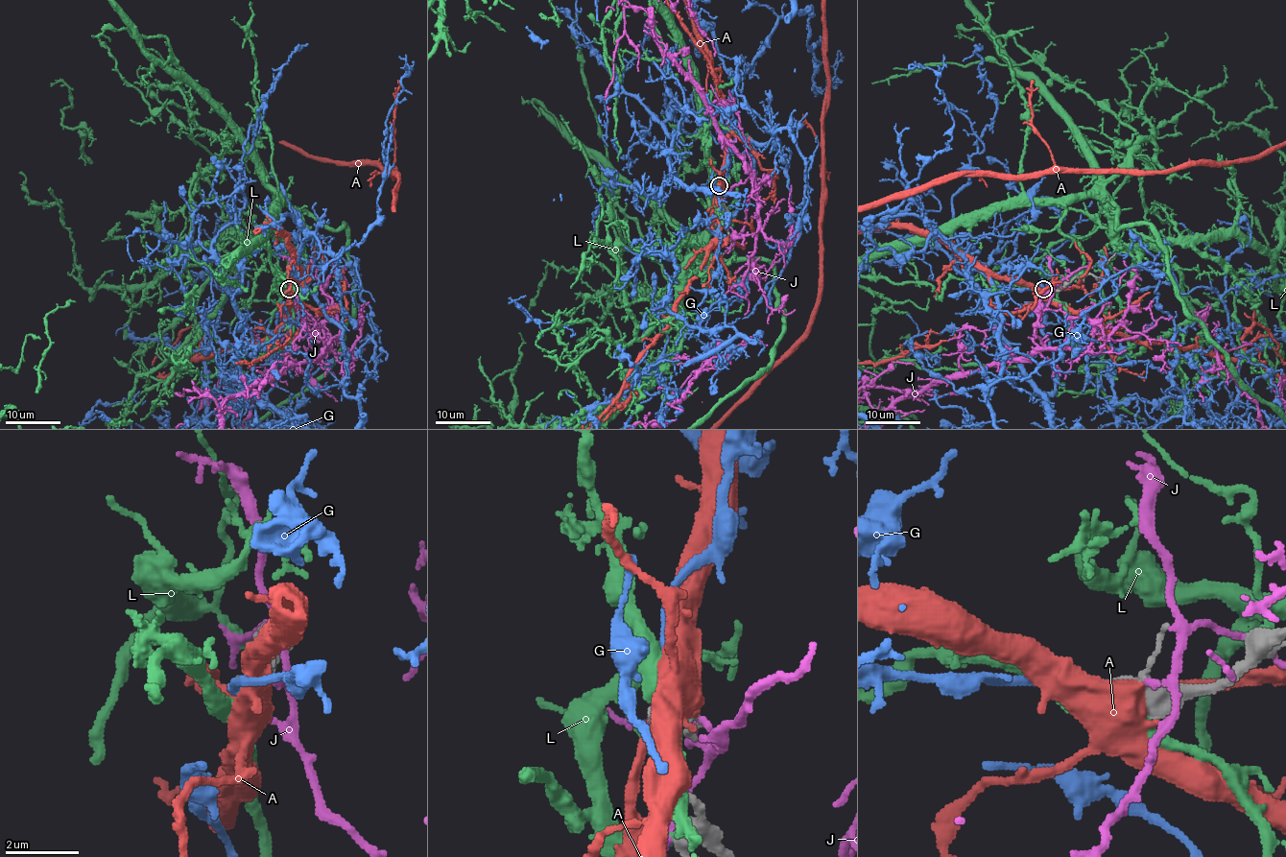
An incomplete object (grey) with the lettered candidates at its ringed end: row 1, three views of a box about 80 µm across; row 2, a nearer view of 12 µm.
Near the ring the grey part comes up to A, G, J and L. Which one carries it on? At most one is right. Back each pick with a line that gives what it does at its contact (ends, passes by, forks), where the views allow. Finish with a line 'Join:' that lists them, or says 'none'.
G: it ends there
Join: G

